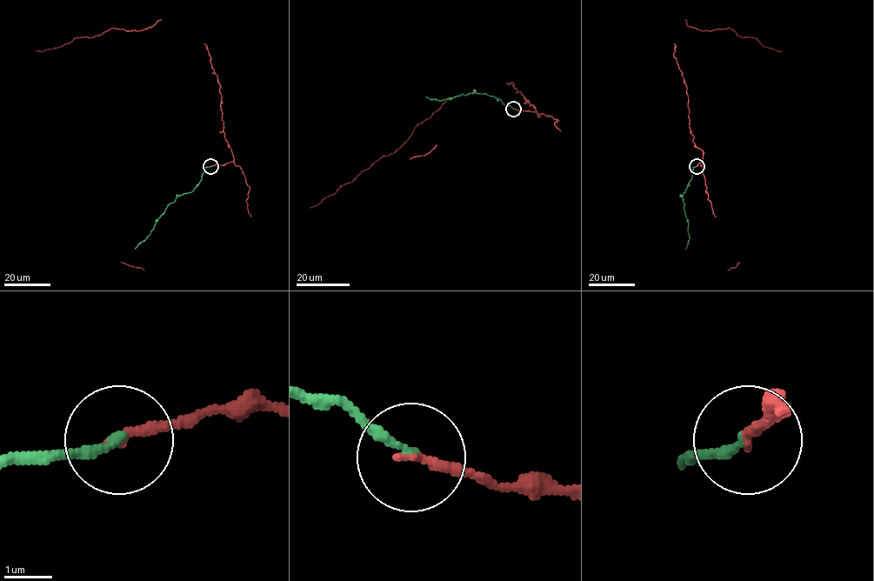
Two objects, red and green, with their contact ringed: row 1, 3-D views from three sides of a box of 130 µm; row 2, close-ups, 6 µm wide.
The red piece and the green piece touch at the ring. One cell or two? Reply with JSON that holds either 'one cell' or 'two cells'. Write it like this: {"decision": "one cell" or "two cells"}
{"decision": "one cell"}

